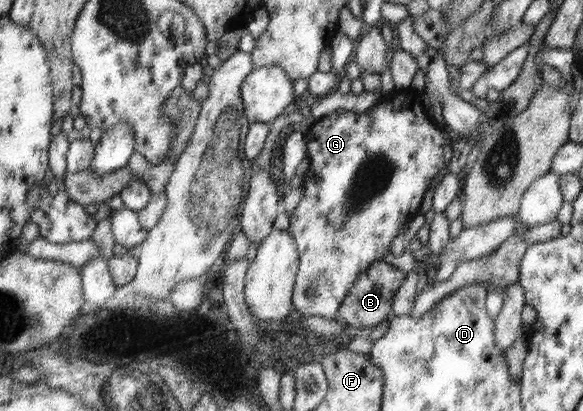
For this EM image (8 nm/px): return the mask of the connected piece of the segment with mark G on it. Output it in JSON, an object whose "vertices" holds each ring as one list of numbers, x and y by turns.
{"vertices":[[395,89,363,113,334,112,321,116,305,131,309,168,303,175,303,197,289,213,288,228,300,251,292,302,301,318,319,316,333,320,360,273,383,259,393,237,417,215,427,191,425,175,427,181,433,179,451,159,451,147,447,147,447,141,441,141,441,131,429,119,423,119,417,101,419,97,413,97,410,90]]}

